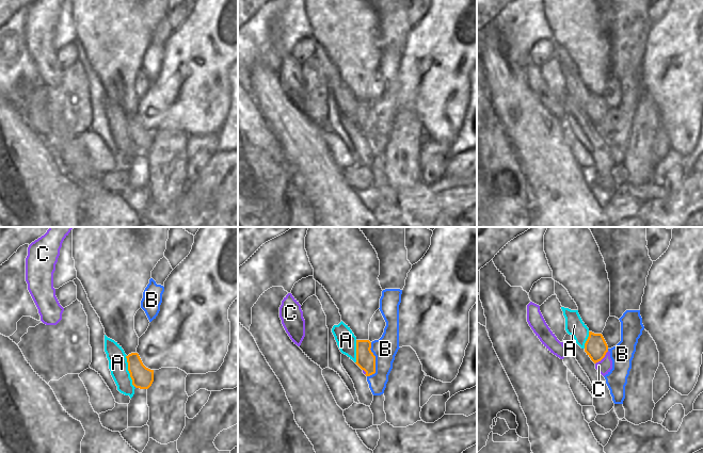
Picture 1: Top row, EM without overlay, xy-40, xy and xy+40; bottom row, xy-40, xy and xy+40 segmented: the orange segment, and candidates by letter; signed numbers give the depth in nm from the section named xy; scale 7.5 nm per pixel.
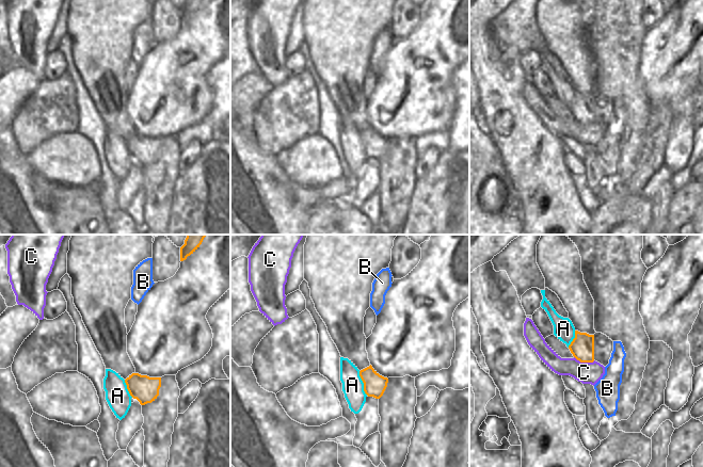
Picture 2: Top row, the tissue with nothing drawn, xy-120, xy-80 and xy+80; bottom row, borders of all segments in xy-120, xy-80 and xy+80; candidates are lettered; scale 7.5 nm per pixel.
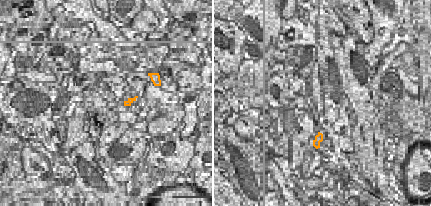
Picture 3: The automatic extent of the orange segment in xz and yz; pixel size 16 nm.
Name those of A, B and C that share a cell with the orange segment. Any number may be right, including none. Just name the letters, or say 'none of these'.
none of these

